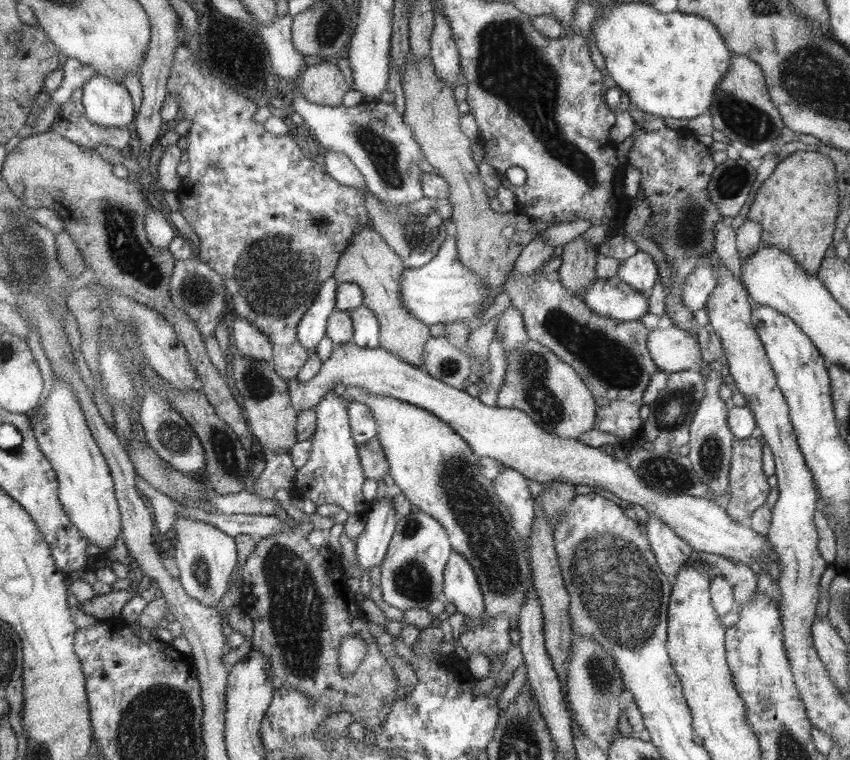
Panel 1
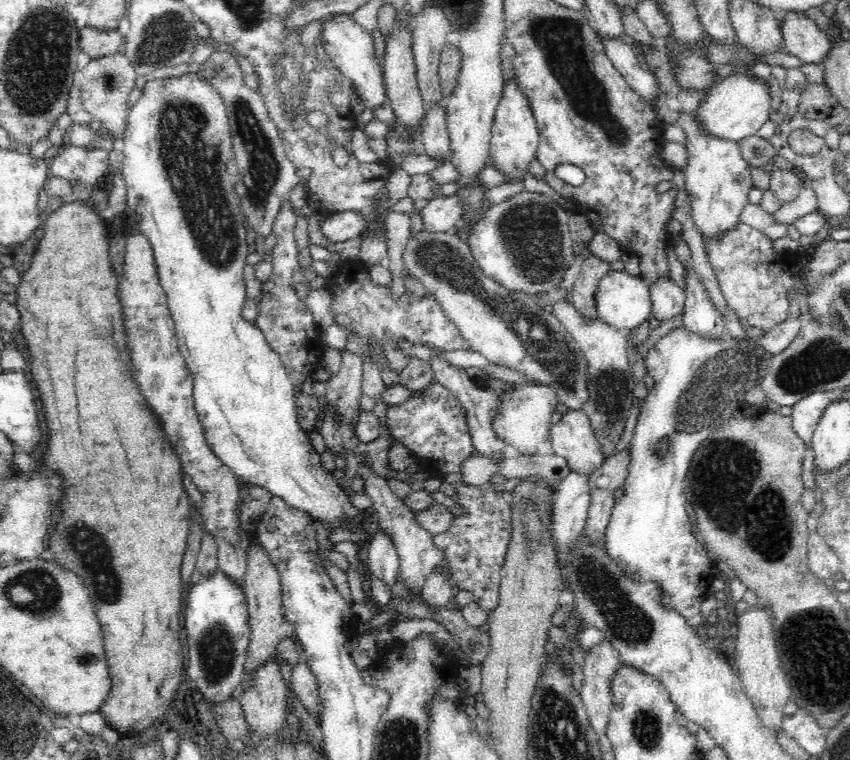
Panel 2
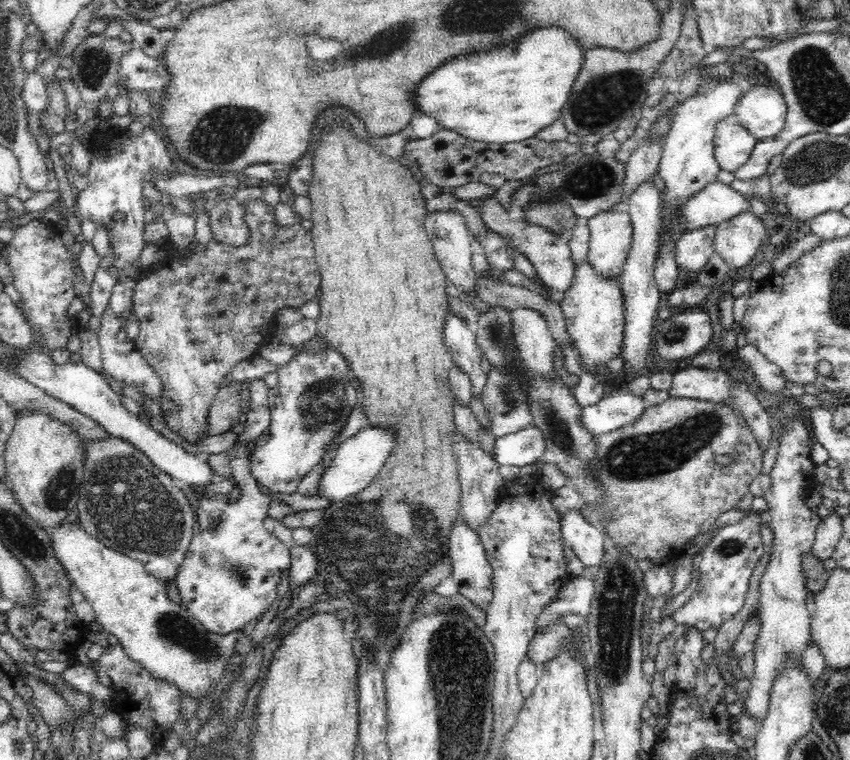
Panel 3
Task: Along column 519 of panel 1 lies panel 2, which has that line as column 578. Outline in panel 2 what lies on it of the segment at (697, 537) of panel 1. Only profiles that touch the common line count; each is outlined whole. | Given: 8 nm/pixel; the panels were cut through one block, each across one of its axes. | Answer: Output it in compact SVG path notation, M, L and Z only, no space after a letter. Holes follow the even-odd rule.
M584 409L563 414L551 432L552 452L568 461L570 472L592 474L603 462L599 441Z

